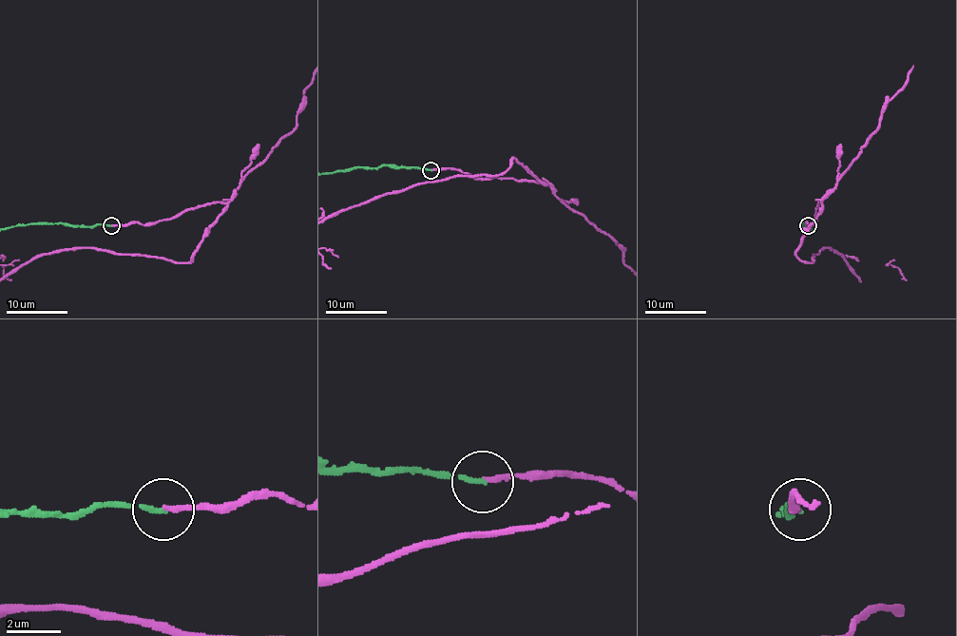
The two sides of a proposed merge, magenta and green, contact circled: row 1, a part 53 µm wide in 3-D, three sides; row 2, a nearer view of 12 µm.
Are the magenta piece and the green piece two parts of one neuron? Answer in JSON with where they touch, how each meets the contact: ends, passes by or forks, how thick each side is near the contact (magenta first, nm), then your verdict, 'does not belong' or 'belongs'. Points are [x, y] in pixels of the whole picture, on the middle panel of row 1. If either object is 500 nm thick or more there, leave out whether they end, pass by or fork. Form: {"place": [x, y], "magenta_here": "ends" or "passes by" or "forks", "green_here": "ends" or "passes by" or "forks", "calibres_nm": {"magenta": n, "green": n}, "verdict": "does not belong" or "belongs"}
{"place": [430, 170], "magenta_here": "ends", "green_here": "ends", "calibres_nm": {"magenta": 170, "green": 160}, "verdict": "belongs"}

